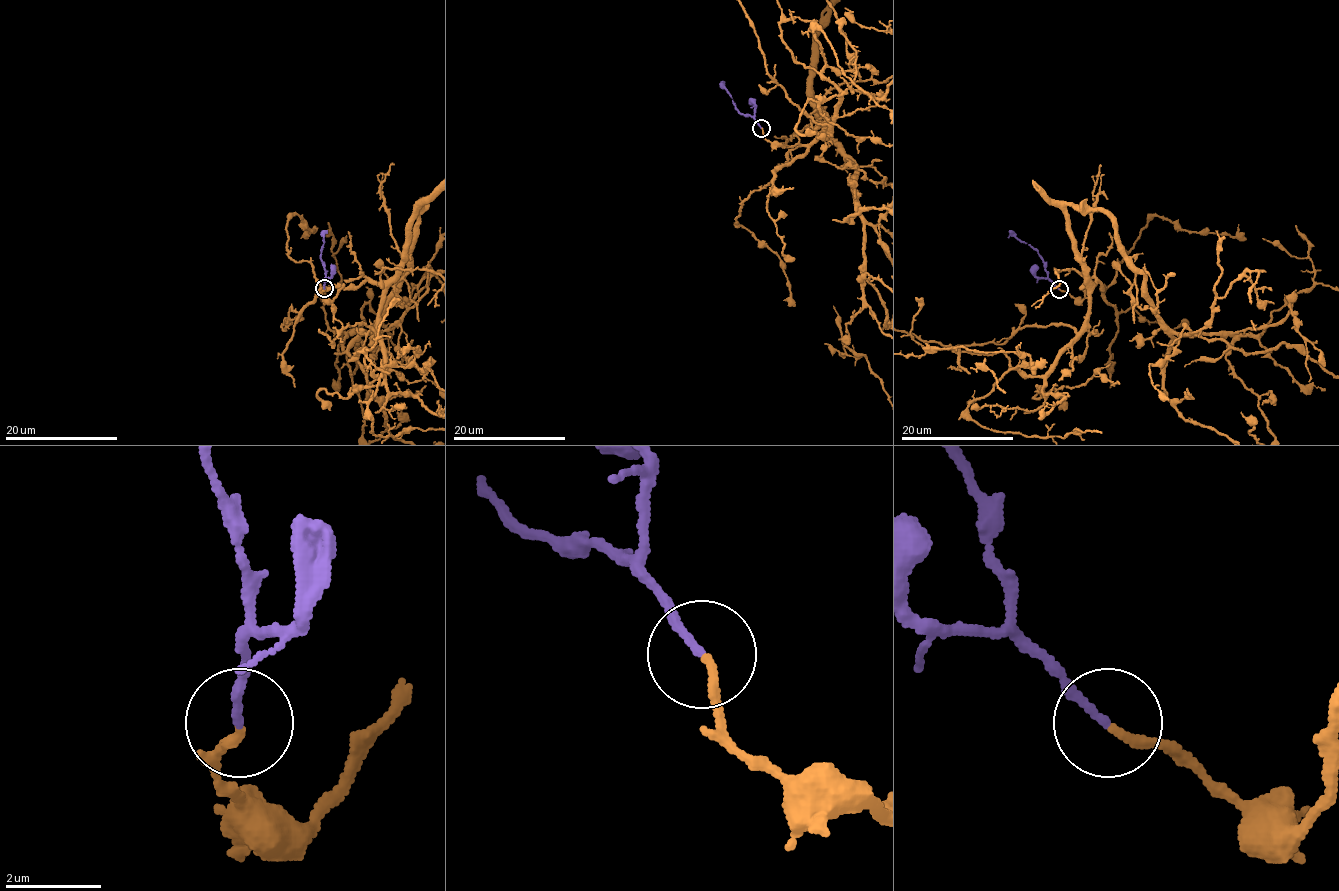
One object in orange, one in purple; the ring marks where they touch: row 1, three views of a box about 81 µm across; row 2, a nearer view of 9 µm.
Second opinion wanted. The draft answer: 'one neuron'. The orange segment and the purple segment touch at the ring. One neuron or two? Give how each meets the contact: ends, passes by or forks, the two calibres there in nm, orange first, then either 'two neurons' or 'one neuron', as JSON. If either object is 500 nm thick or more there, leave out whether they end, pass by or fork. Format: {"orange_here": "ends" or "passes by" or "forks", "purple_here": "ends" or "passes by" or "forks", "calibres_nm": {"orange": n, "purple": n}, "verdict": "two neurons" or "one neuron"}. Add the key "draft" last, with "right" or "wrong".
{"orange_here": "ends", "purple_here": "ends", "calibres_nm": {"orange": 180, "purple": 160}, "verdict": "one neuron", "draft": "right"}

